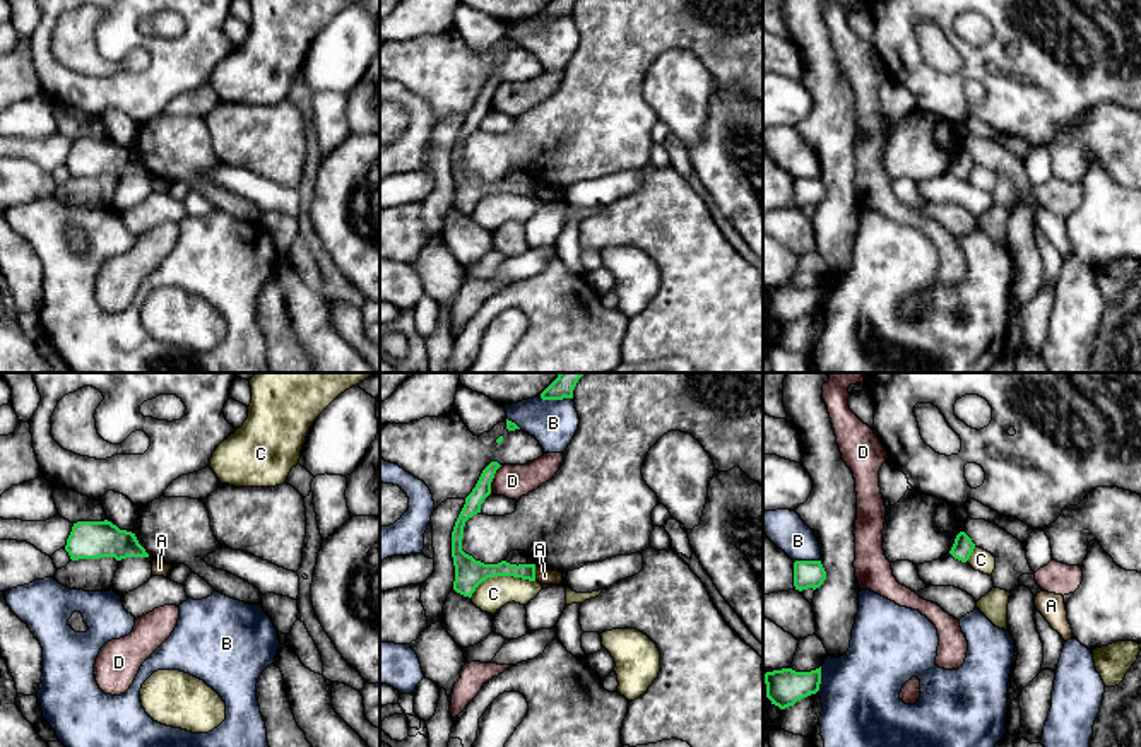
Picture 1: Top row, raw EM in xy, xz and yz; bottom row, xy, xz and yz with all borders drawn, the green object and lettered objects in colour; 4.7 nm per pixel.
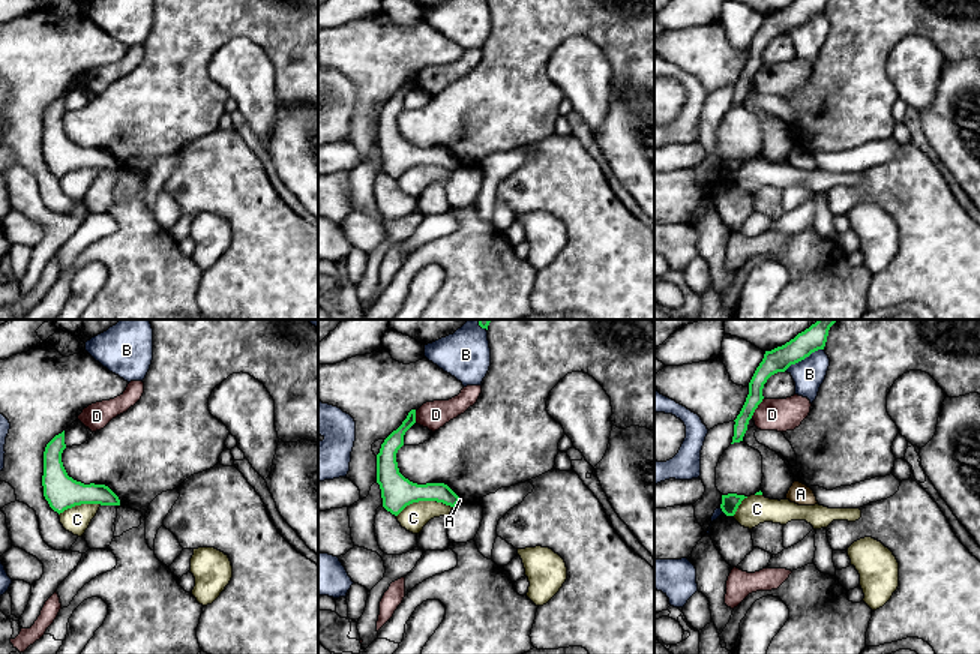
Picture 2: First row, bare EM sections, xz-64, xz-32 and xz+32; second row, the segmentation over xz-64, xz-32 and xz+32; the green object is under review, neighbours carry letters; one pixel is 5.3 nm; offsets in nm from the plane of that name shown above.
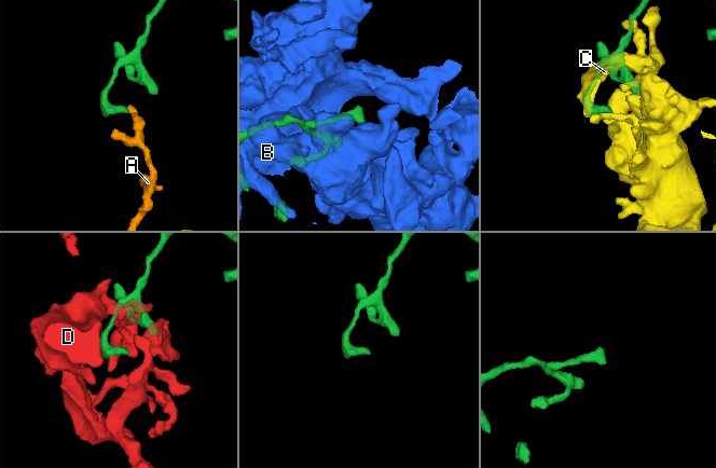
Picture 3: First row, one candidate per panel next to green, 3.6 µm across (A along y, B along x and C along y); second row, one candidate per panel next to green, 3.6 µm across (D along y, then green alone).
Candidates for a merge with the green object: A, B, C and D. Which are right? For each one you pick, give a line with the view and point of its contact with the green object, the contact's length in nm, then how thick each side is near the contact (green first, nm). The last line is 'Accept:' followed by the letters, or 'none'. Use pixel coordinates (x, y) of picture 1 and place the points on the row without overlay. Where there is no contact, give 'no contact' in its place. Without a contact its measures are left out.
Accept: none

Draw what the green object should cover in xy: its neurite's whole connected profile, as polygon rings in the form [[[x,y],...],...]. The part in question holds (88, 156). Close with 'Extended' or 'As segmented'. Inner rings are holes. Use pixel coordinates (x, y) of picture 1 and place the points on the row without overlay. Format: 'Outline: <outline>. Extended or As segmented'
Outline: [[[77,138],[67,156],[65,168],[72,178],[115,174],[149,174],[135,150],[120,147],[111,138]]]. As segmented

